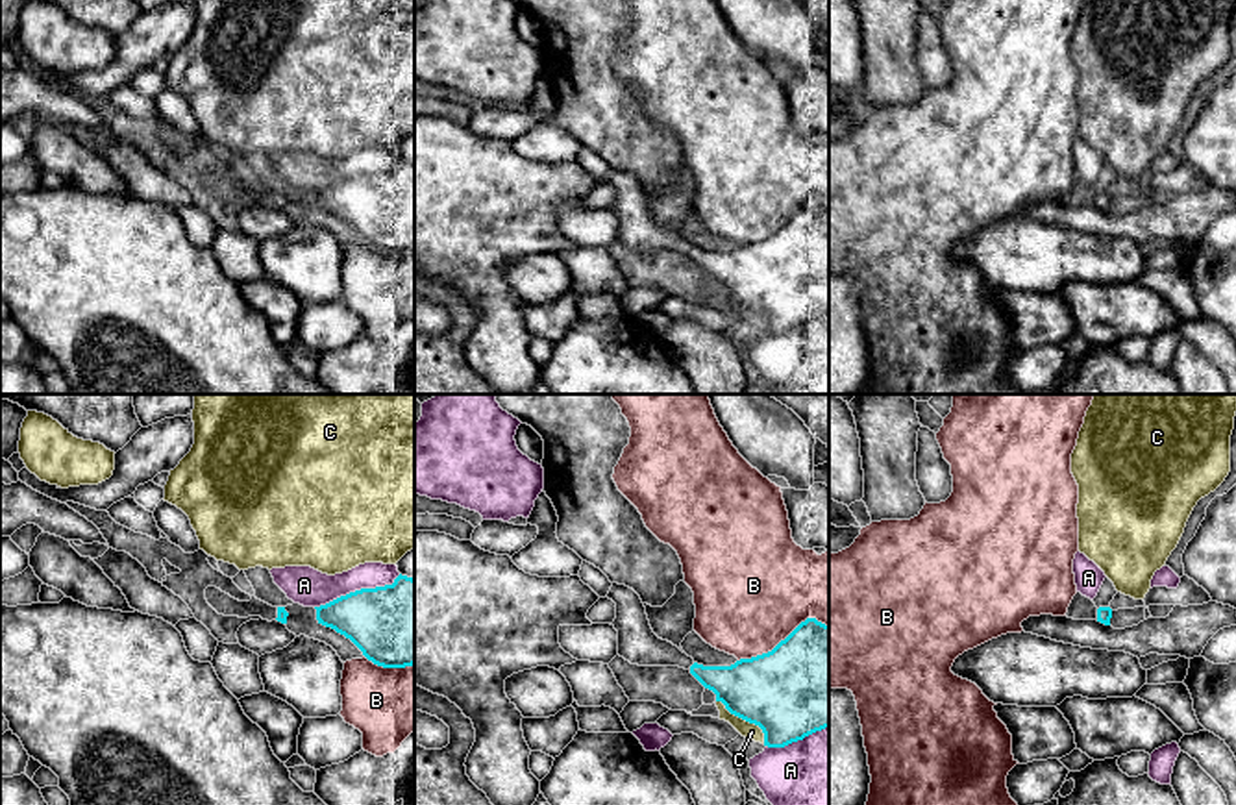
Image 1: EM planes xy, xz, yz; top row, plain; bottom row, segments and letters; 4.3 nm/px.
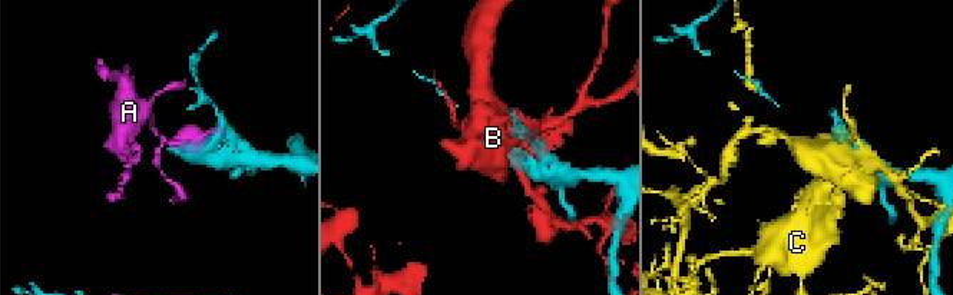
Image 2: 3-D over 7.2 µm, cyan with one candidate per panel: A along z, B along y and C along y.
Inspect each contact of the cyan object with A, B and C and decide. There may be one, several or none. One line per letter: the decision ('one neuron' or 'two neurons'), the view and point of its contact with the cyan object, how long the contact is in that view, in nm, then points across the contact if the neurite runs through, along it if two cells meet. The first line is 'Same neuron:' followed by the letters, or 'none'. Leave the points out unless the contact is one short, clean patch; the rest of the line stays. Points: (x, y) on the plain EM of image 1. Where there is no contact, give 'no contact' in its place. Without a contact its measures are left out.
Same neuron: none
A: two neurons; contact xy (358, 176); length 400 nm
B: two neurons; contact xz (785, 224); length 420 nm
C: two neurons; contact xz (746, 306); length 280 nm

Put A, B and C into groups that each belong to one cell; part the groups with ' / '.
A / B / C

